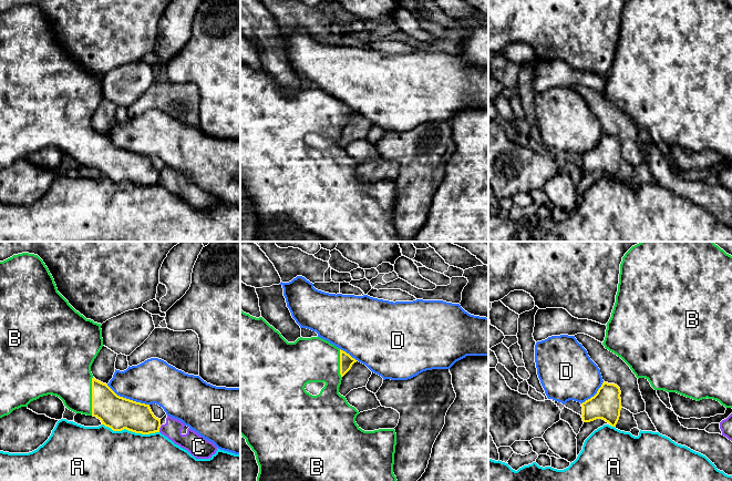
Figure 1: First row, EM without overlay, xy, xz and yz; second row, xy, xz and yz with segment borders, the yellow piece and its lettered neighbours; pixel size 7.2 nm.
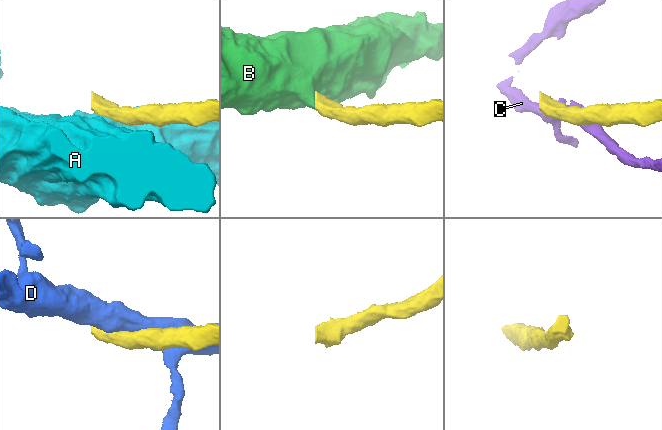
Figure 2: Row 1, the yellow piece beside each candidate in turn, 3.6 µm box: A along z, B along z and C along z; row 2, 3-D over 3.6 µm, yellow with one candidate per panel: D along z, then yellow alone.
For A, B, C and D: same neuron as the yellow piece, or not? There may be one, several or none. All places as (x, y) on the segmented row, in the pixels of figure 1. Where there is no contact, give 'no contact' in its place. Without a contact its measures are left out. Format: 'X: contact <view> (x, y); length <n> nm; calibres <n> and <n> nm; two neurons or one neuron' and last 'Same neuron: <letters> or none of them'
A: contact xy (131, 430); length 420 nm; calibres 240 and 360 nm; two neurons
B: contact xy (92, 396); length 280 nm; calibres 240 and 360 nm; one neuron
C: contact xy (158, 429); length 50 nm; calibres 220 and 140 nm; two neurons
D: contact xy (127, 399); length 340 nm; calibres 240 and 320 nm; two neurons
Same neuron: B

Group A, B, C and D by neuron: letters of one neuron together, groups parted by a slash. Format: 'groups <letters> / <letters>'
groups A / B / C / D

